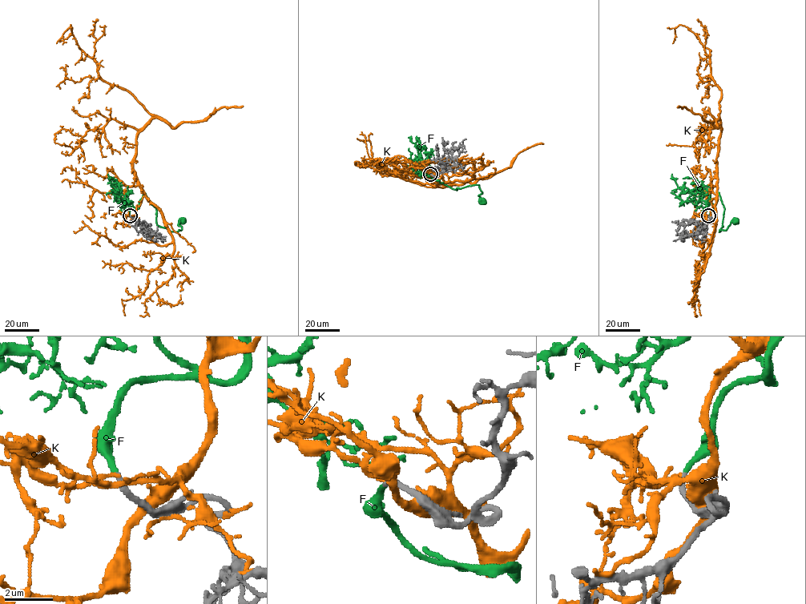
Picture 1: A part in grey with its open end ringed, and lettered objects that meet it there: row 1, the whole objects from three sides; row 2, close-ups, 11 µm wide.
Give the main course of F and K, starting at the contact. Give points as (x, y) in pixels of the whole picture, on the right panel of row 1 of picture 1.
F: (708, 215), (715, 208), (719, 193), (724, 210), (723, 226), (719, 231), (727, 229), (735, 219)
K: (708, 215), (716, 195), (721, 91), (711, 75), (710, 50), (694, 33), (679, 25), (675, 28), (672, 43)

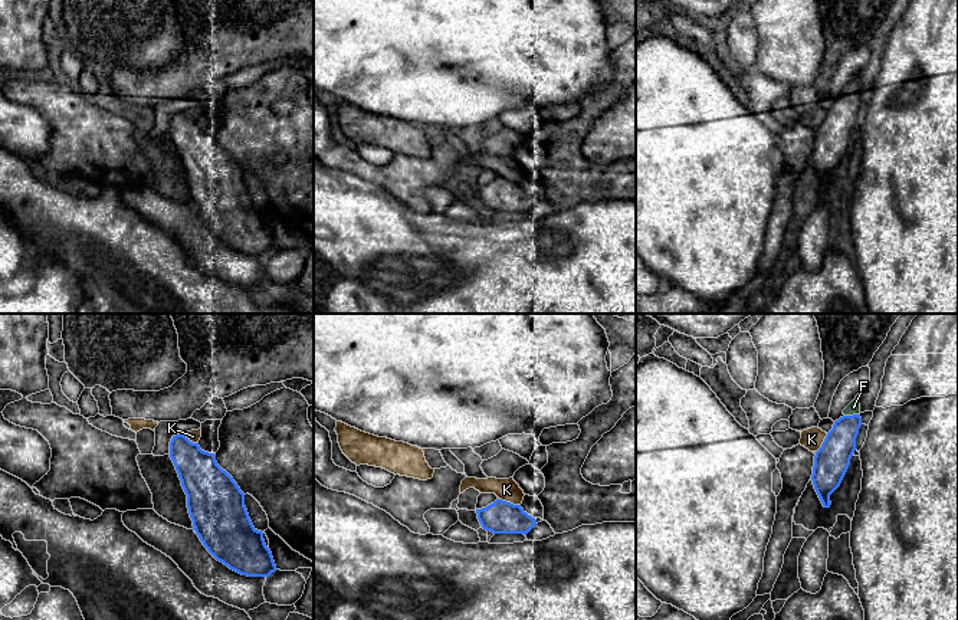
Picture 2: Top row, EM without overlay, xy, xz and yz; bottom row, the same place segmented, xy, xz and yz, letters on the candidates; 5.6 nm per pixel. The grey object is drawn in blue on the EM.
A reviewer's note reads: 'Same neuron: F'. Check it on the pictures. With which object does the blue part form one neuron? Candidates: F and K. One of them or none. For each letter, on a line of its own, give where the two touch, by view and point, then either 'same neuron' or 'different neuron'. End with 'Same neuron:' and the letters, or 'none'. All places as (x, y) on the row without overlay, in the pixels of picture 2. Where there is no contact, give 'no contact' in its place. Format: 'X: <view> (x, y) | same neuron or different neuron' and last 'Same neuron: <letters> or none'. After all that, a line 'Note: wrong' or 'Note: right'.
F: yz (853, 92) | same neuron
K: xz (509, 180) | different neuron
Same neuron: F
Note: right

